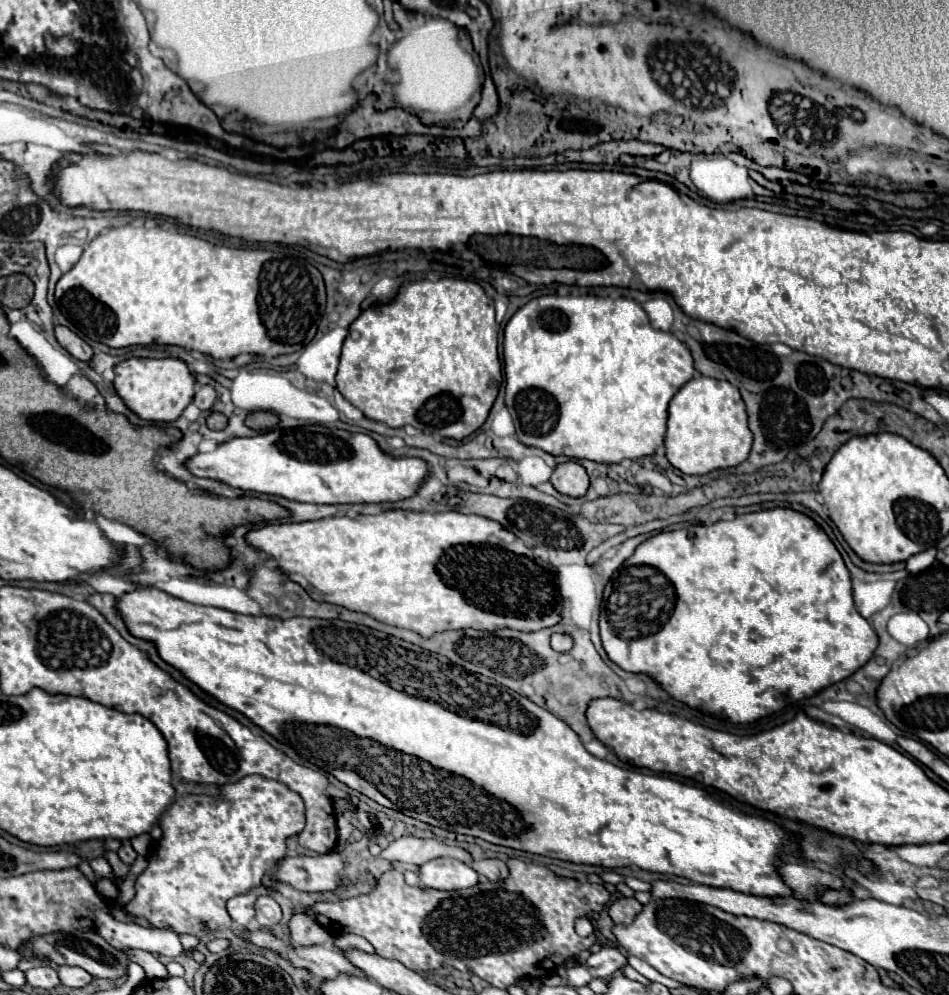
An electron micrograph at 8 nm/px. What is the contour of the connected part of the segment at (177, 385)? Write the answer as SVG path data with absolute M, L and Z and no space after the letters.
M132 357L114 367L114 389L126 407L144 421L172 423L194 397L196 379L180 359L138 359Z

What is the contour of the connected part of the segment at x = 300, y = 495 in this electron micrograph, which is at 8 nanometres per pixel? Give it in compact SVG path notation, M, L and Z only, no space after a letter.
M306 425L296 429L274 429L254 437L234 437L220 443L210 453L196 453L186 461L186 469L204 479L220 481L242 491L278 495L290 501L334 505L334 503L394 503L412 497L428 475L428 467L416 457L390 457L380 451L376 441L364 433L348 433L324 425Z

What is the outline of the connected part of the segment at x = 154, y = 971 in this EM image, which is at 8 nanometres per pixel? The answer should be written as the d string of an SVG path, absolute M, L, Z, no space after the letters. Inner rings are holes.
M126 951L128 957L138 963L144 971L148 979L166 979L168 977L168 969L164 963L160 963L152 953L148 951Z

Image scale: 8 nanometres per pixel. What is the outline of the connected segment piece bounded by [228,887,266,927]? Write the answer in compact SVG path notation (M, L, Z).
M258 887L256 891L252 891L252 895L236 895L228 901L228 913L238 925L246 927L254 919L254 901L260 893L266 893L266 891Z

